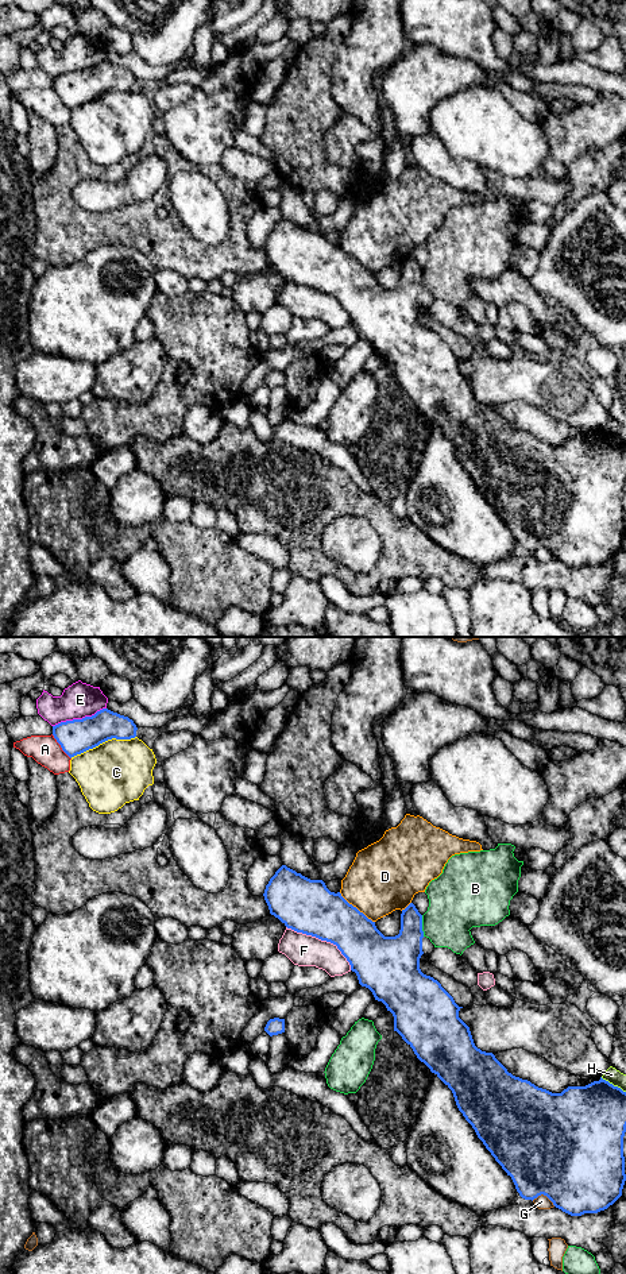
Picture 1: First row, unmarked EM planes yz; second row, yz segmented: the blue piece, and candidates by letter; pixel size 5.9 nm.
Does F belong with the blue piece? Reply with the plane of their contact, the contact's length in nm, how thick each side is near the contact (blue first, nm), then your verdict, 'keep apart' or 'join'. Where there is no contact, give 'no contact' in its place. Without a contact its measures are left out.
contact in yz; length 460 nm; calibres 320 and 190 nm; join

